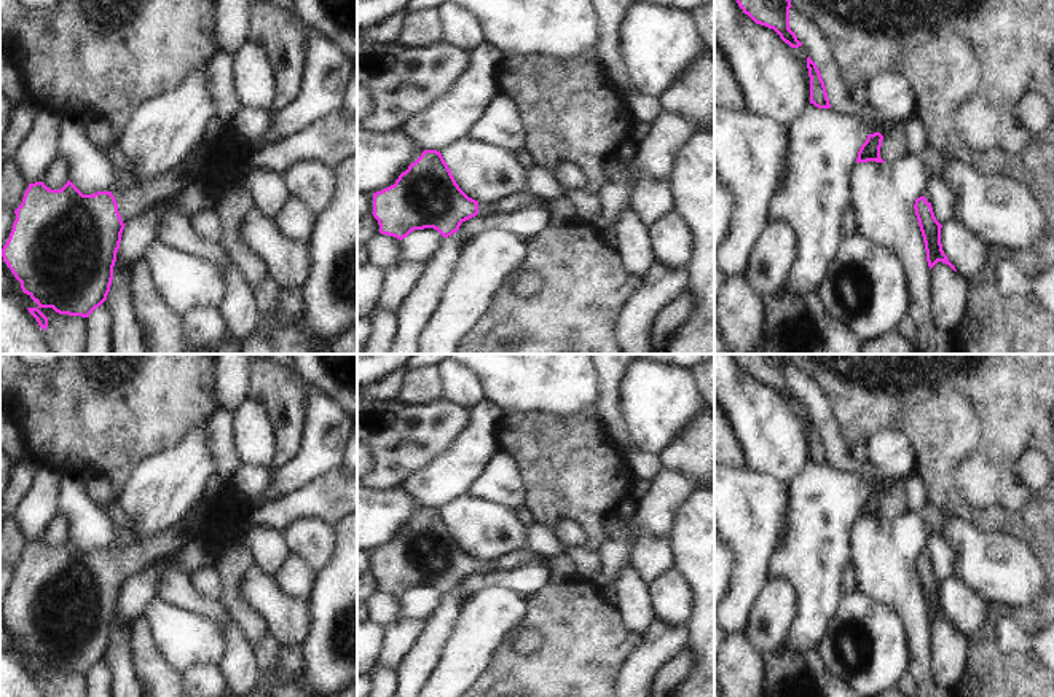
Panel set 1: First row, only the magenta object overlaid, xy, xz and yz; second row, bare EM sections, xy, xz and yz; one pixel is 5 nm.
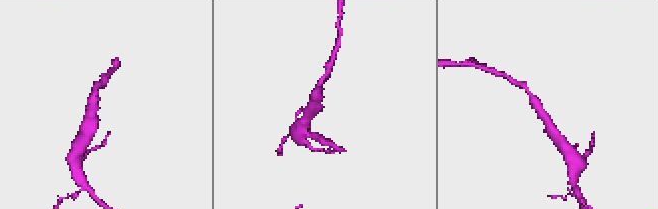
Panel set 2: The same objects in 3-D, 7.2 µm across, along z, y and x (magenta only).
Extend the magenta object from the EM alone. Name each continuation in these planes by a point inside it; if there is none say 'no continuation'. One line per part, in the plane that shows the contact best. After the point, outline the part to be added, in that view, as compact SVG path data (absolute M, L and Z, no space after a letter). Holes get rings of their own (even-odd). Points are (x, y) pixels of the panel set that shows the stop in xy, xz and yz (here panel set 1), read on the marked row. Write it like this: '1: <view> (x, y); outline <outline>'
1: xy (147, 190); outline M203 142L172 171L151 177L132 164L118 145L105 148L104 152L118 172L129 172L136 179L136 182L121 193L110 190L118 204L123 223L139 217L155 204L177 196L191 180L203 174L206 158L215 153Z

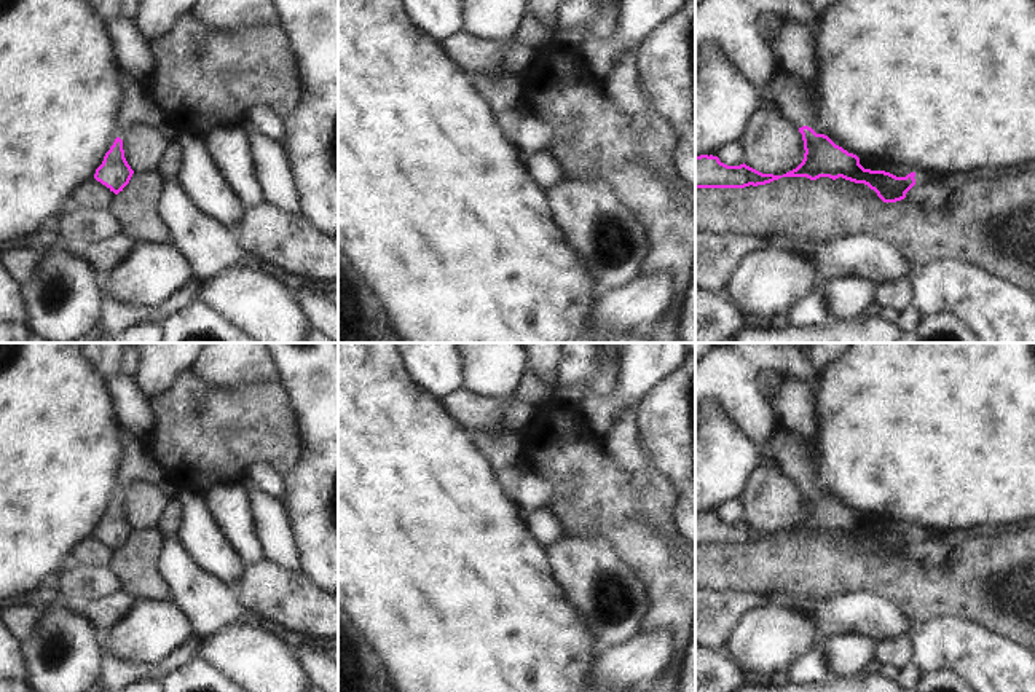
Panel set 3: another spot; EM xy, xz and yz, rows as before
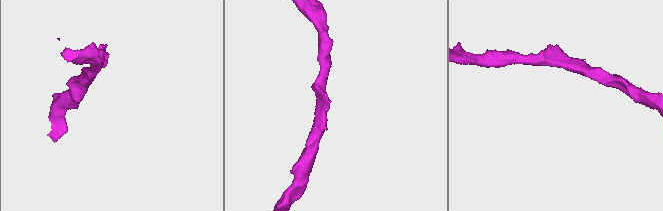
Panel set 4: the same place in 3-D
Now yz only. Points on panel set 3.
1: yz (787, 90); outline M778 65L770 80L767 94L780 107L785 118L797 129L809 126L817 134L823 134L813 123L813 105L809 97L809 88L799 75Z

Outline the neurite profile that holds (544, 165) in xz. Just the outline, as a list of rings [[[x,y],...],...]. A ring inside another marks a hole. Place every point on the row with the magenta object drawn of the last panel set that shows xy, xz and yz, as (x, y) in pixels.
[[[541,150],[534,155],[528,155],[528,166],[536,177],[537,185],[545,193],[550,193],[568,179],[568,174],[563,171],[553,150]]]

